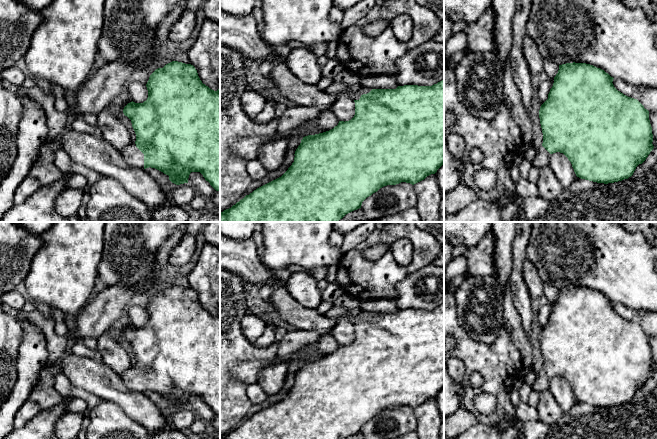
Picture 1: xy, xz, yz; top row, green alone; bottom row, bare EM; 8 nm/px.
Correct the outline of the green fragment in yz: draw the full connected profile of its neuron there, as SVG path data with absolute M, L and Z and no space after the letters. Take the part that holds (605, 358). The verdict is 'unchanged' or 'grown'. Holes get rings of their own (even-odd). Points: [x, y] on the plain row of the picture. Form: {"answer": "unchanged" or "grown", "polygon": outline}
{"answer": "grown", "polygon": "M566 287L559 289L559 294L556 300L554 301L554 307L550 316L548 318L548 323L541 329L539 334L540 348L543 357L543 367L537 373L535 382L532 386L533 390L538 392L544 392L549 389L550 380L553 377L560 376L563 377L568 384L571 386L574 396L577 401L597 407L614 407L628 403L631 401L639 388L642 388L650 376L653 374L653 358L652 351L649 344L649 335L644 332L644 330L637 324L631 321L628 321L618 315L613 309L613 301L611 301L604 294L597 292L593 289L586 287Z"}

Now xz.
{"answer": "grown", "polygon": "M444 304L432 310L404 309L396 313L372 313L363 319L357 316L348 318L355 326L355 339L351 344L339 345L338 349L329 355L303 361L295 375L294 386L281 401L257 412L220 439L346 439L361 432L362 426L380 412L401 406L414 409L435 398L444 388Z"}

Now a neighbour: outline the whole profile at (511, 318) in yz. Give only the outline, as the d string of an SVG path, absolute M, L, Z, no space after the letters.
M509 285L504 289L503 296L503 324L510 330L511 341L519 350L523 366L531 368L533 363L532 345L523 328L520 315L513 303Z

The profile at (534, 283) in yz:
M527 258L524 261L523 274L530 297L533 299L543 296L544 287L542 279L538 274L537 268Z

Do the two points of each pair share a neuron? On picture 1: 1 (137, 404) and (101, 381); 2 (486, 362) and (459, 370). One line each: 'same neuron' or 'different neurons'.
1: same neuron
2: different neurons

